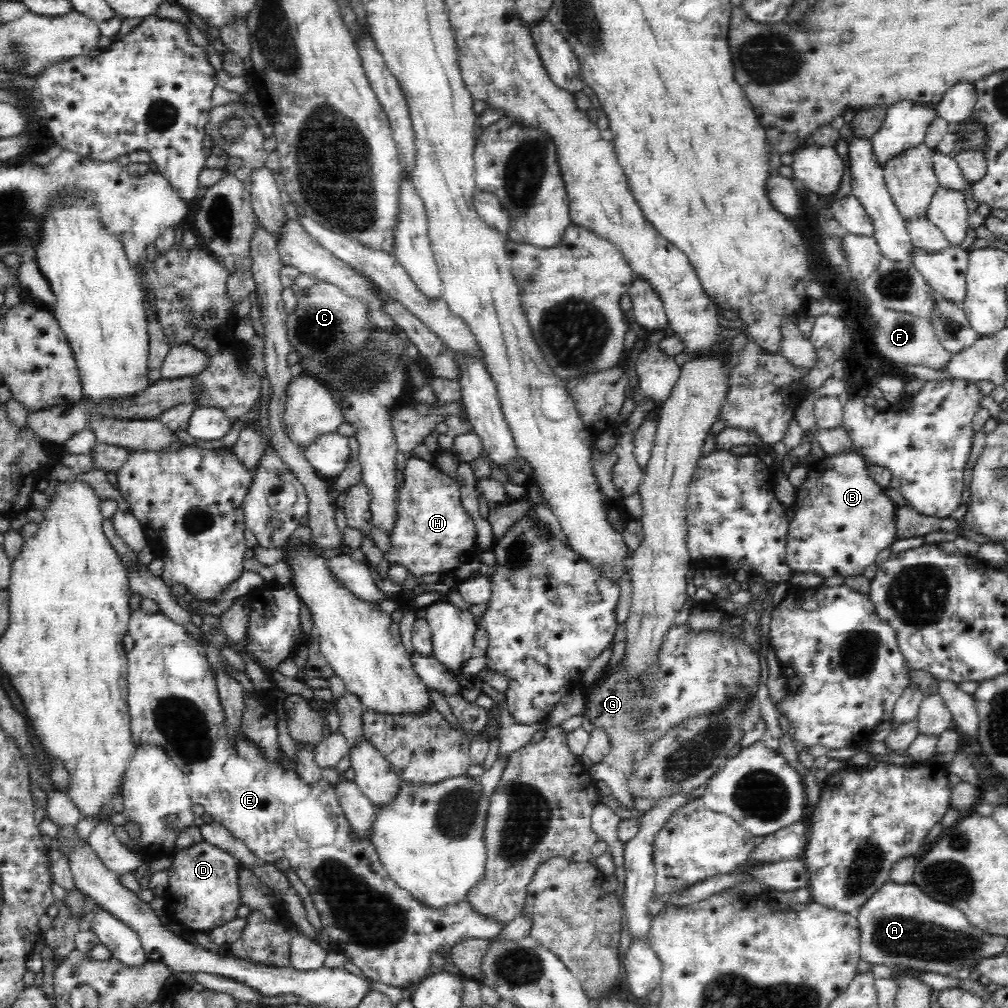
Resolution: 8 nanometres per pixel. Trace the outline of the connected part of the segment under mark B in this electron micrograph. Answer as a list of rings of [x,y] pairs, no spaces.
[[[854,452],[831,455],[808,466],[806,482],[796,494],[796,516],[789,525],[786,565],[792,572],[853,577],[862,575],[876,555],[896,540],[894,502],[868,476],[864,460]]]

